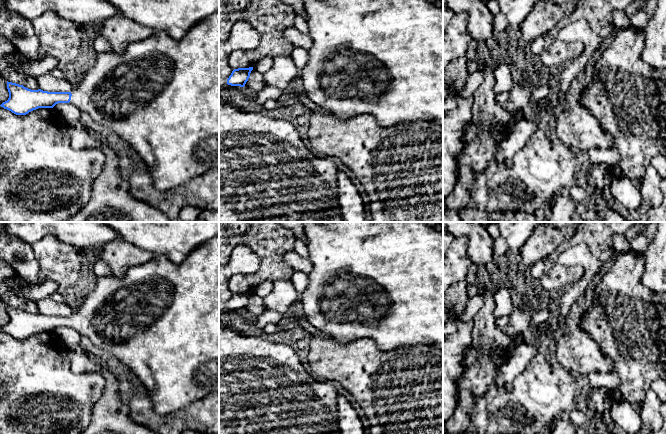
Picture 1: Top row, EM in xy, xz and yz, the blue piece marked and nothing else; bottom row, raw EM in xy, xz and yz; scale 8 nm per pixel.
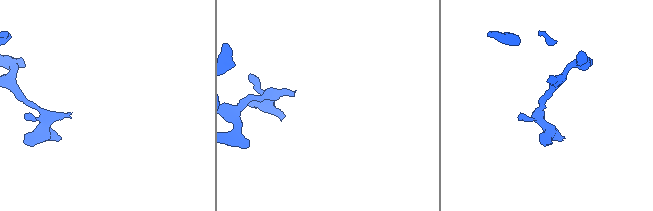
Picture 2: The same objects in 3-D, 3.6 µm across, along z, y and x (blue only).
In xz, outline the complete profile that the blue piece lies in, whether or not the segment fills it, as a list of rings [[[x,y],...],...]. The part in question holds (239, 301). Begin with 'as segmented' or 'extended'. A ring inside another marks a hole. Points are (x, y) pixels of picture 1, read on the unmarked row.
as segmented; [[[253,291],[234,293],[227,303],[227,308],[231,310],[244,311],[252,294]]]

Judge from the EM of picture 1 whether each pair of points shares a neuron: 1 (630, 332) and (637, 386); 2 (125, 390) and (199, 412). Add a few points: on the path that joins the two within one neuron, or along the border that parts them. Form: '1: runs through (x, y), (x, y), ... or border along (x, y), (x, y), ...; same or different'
1: runs through (637, 345), (637, 373); same
2: runs through (143, 408), (157, 422), (177, 422), (181, 420); same

